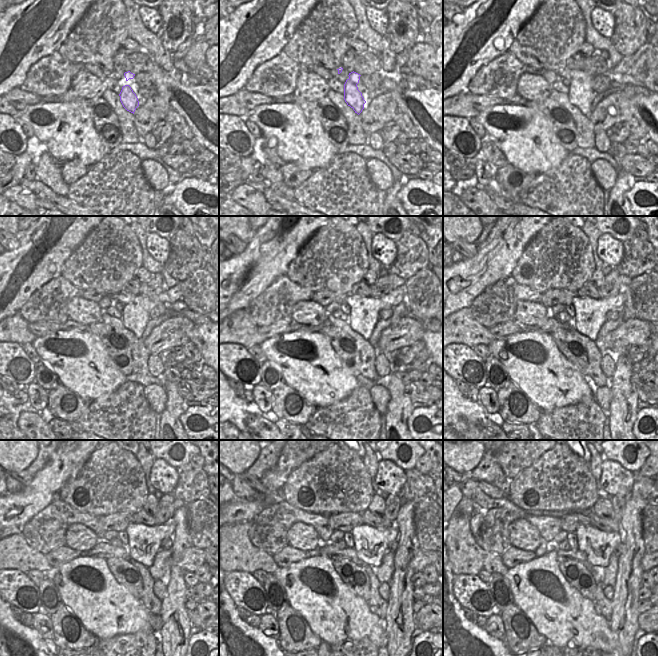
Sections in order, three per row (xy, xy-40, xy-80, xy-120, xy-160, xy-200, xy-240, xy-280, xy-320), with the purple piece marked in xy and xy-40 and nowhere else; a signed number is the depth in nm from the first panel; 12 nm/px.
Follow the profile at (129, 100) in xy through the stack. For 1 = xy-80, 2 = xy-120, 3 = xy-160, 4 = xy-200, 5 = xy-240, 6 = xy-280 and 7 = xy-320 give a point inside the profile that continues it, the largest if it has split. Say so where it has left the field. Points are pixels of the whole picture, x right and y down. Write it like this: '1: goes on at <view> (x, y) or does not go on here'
1: goes on at xy-80 (581, 94)
2: goes on at xy-120 (136, 314)
3: goes on at xy-160 (363, 317)
4: goes on at xy-200 (590, 314)
5: goes on at xy-240 (144, 541)
6: goes on at xy-280 (371, 544)
7: goes on at xy-320 (598, 546)

